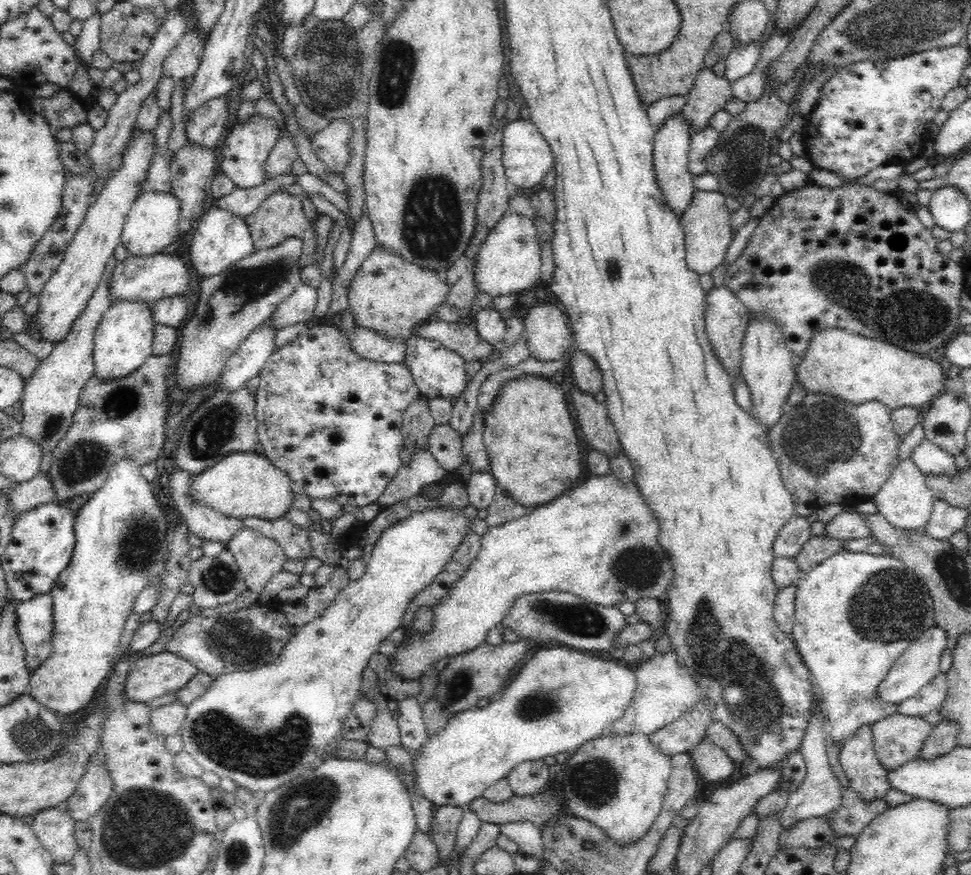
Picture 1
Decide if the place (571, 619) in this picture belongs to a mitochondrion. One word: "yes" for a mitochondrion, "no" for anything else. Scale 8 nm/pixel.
yes

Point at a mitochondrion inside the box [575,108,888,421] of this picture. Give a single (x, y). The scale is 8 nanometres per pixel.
(741, 158)

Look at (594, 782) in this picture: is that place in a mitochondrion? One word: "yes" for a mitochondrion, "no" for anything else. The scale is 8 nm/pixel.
yes

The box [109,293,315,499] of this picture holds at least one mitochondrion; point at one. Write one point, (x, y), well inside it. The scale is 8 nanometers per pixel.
(208, 435)

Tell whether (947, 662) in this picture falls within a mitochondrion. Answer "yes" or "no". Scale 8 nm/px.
no

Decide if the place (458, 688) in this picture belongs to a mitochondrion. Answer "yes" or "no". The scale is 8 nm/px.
yes

